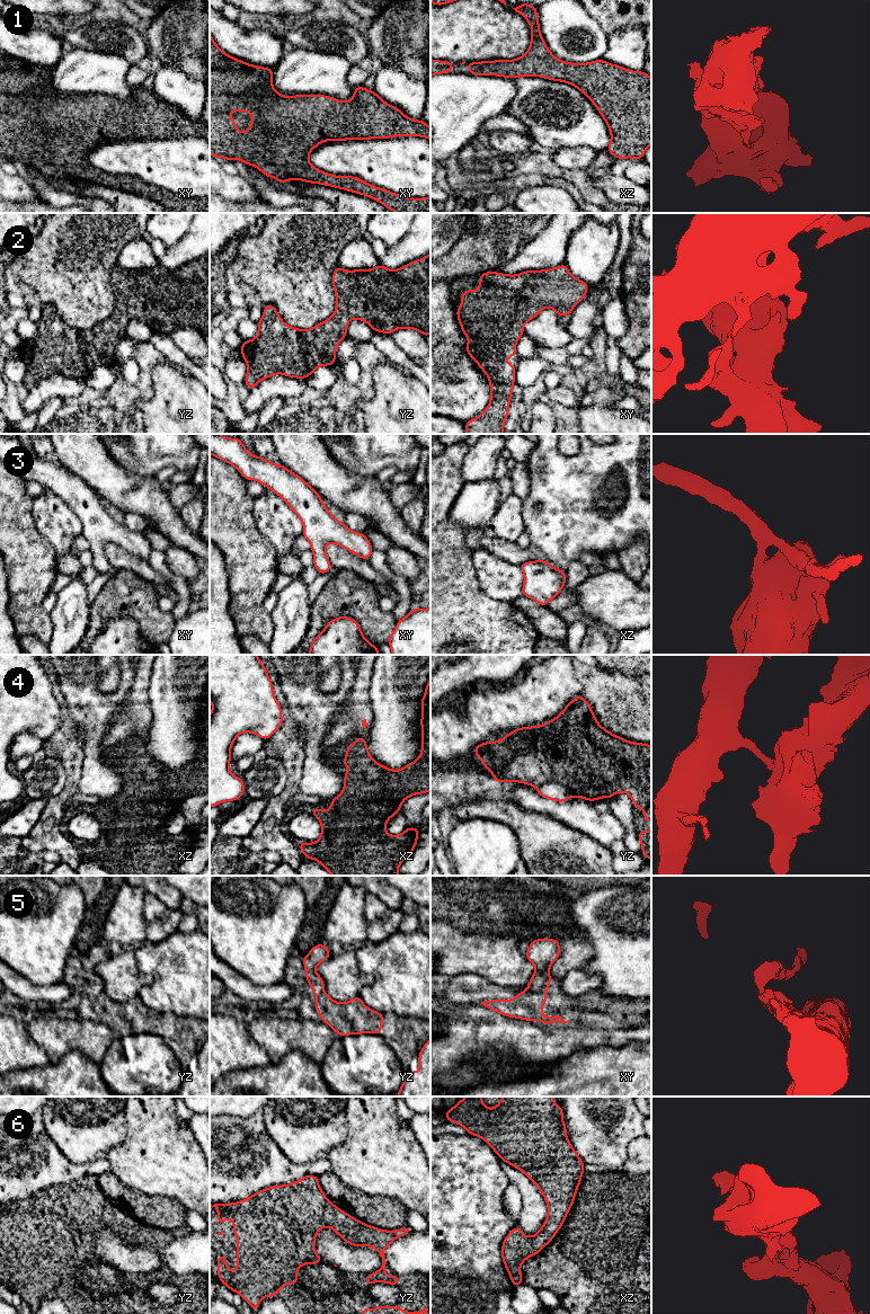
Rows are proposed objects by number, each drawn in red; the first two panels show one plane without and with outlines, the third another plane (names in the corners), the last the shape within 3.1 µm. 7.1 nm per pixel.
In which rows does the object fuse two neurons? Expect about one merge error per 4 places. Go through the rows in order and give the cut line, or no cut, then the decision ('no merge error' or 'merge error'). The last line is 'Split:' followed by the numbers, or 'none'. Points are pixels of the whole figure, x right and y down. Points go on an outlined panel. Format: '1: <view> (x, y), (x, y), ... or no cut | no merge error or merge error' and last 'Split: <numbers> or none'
1: no cut | no merge error
2: no cut | no merge error
3: no cut | no merge error
4: xz (362, 772), (366, 781), (381, 781), (383, 779) | merge error
5: no cut | no merge error
6: no cut | no merge error
Split: 4

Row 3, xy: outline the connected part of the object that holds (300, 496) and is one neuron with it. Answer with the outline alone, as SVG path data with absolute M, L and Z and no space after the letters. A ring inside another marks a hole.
M210 434L210 454L234 467L246 480L263 483L288 505L303 524L302 535L310 543L313 552L313 566L319 575L329 572L332 568L326 552L328 543L339 545L362 559L370 559L374 549L365 534L353 532L344 522L338 522L322 503L321 496L300 476L283 464L272 463L260 455L254 456L239 437L228 438L221 434Z

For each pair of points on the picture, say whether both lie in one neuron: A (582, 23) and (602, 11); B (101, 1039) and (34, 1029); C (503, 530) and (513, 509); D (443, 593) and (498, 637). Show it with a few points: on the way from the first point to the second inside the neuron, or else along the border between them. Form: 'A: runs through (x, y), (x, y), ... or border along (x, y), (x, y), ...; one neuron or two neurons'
A: border along (586, 11), (609, 35); two neurons
B: runs through (85, 1036), (51, 1035); one neuron
C: runs through (507, 525), (509, 514); one neuron
D: runs through (456, 606), (485, 635); one neuron

